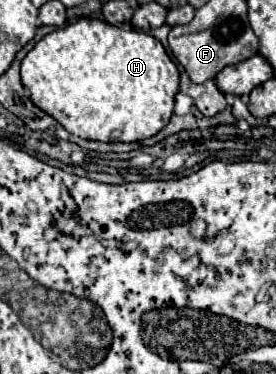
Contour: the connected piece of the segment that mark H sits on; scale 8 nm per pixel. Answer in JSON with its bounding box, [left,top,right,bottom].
[21,17,179,143]

